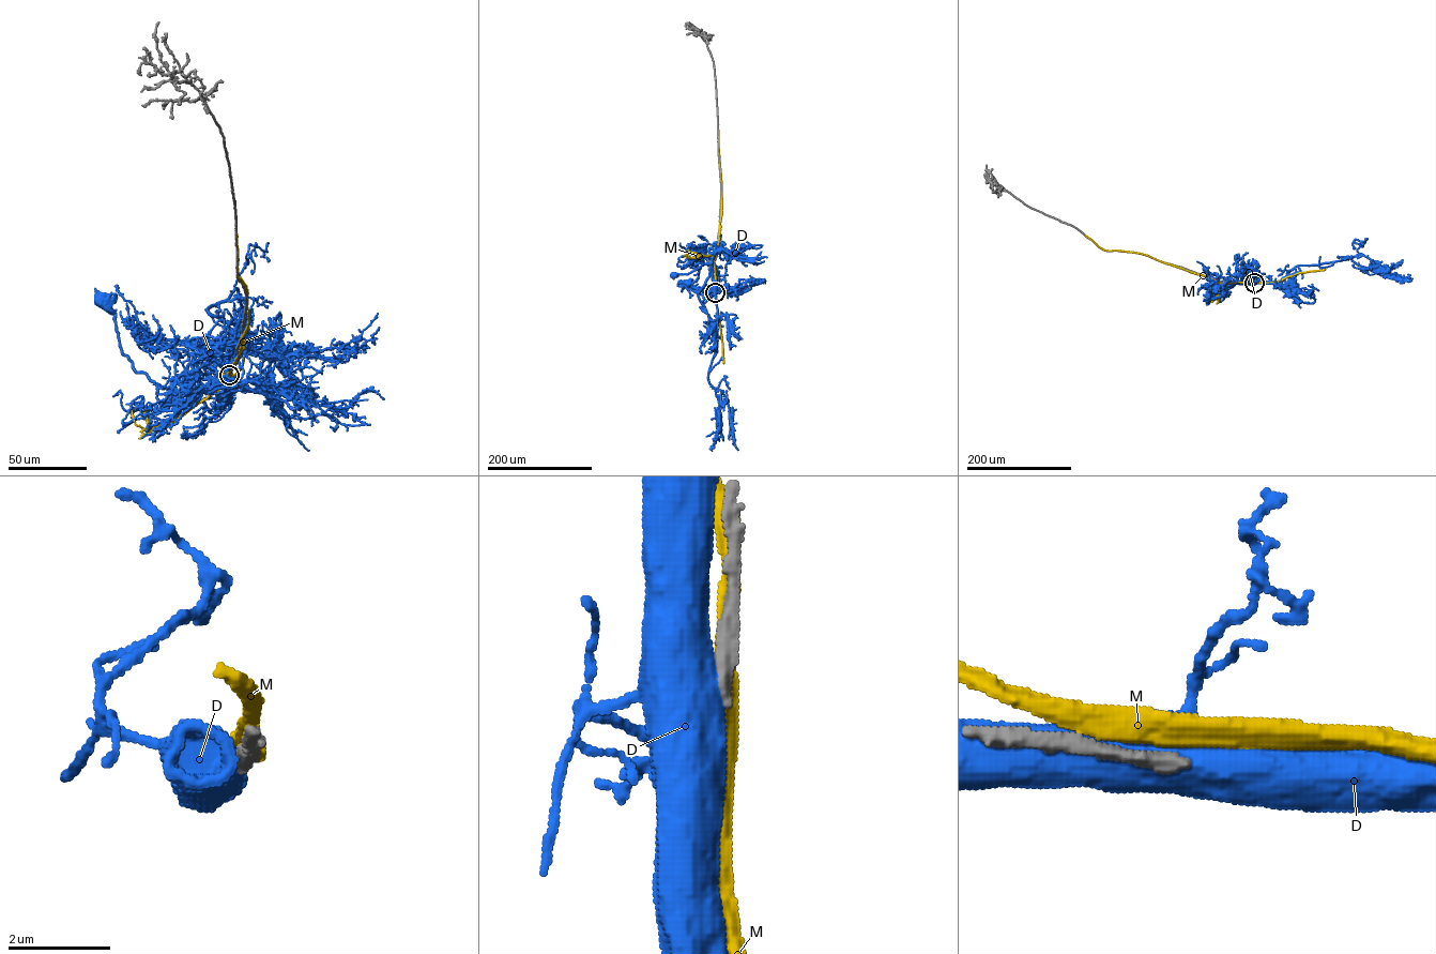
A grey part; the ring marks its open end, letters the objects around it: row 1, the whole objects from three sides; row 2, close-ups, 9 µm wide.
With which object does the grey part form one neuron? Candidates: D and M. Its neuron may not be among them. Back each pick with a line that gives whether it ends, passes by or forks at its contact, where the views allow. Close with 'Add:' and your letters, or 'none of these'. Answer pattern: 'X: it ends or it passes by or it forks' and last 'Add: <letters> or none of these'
Add: none of these

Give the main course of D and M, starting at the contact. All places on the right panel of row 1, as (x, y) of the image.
D: (1254, 283), (1232, 283), (1225, 288), (1235, 283), (1237, 258)
M: (1254, 282), (1219, 284), (1147, 255), (1103, 250), (1085, 235)

